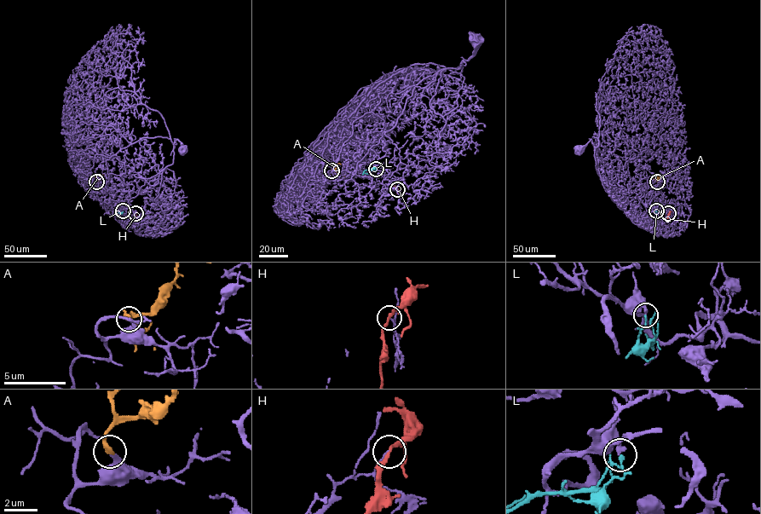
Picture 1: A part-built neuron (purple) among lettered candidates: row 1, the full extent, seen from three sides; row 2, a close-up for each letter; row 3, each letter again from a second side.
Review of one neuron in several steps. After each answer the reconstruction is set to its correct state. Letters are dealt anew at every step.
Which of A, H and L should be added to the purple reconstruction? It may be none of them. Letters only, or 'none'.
A

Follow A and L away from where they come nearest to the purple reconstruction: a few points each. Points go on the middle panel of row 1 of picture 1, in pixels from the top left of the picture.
A: (331, 170), (345, 177)
L: (376, 169), (364, 171), (367, 174)

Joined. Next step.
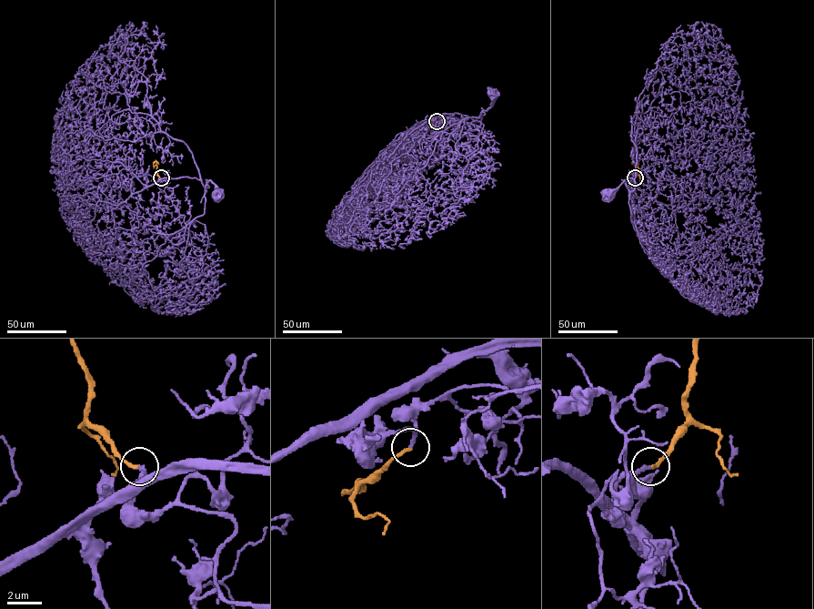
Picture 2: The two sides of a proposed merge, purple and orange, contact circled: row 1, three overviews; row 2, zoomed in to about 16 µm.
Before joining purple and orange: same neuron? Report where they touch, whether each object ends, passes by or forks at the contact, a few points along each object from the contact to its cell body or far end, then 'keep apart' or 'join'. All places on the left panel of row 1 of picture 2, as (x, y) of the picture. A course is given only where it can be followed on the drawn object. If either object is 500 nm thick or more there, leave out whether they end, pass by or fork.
place (161, 177); purple ends; orange ends; course purple (161, 178), (195, 177), (206, 191), (206, 185), (211, 181), (219, 192); course orange (161, 177), (157, 175), (156, 166), (153, 166), (155, 161), (158, 164); join

